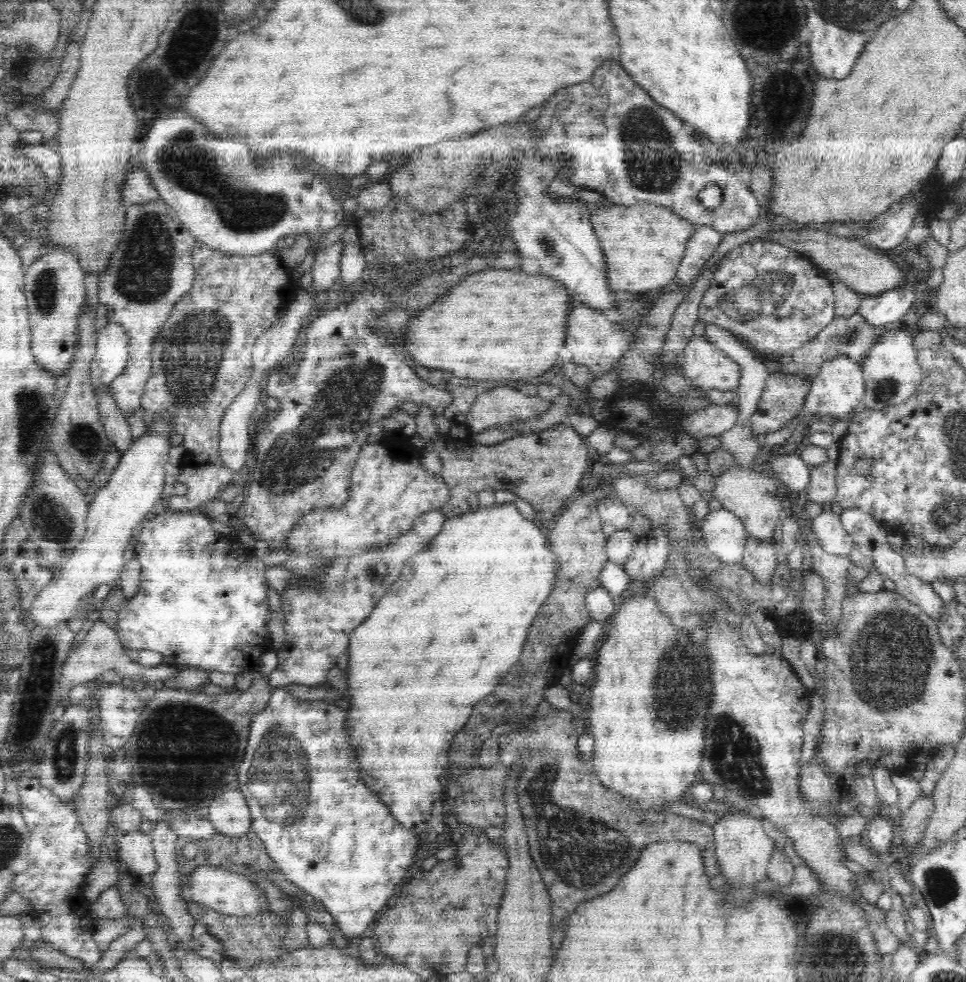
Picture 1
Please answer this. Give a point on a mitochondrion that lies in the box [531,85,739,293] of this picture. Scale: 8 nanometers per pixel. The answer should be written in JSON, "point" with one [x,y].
{"point":[651,165]}

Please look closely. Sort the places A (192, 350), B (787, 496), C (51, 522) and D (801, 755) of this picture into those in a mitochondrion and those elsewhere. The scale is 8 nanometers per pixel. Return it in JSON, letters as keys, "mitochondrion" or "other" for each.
{"A":"mitochondrion","B":"other","C":"mitochondrion","D":"other"}

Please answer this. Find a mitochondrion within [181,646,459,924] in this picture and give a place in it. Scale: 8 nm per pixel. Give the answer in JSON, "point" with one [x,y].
{"point":[282,777]}

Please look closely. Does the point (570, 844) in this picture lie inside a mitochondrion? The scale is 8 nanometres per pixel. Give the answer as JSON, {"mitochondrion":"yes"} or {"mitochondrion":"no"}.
{"mitochondrion":"yes"}

